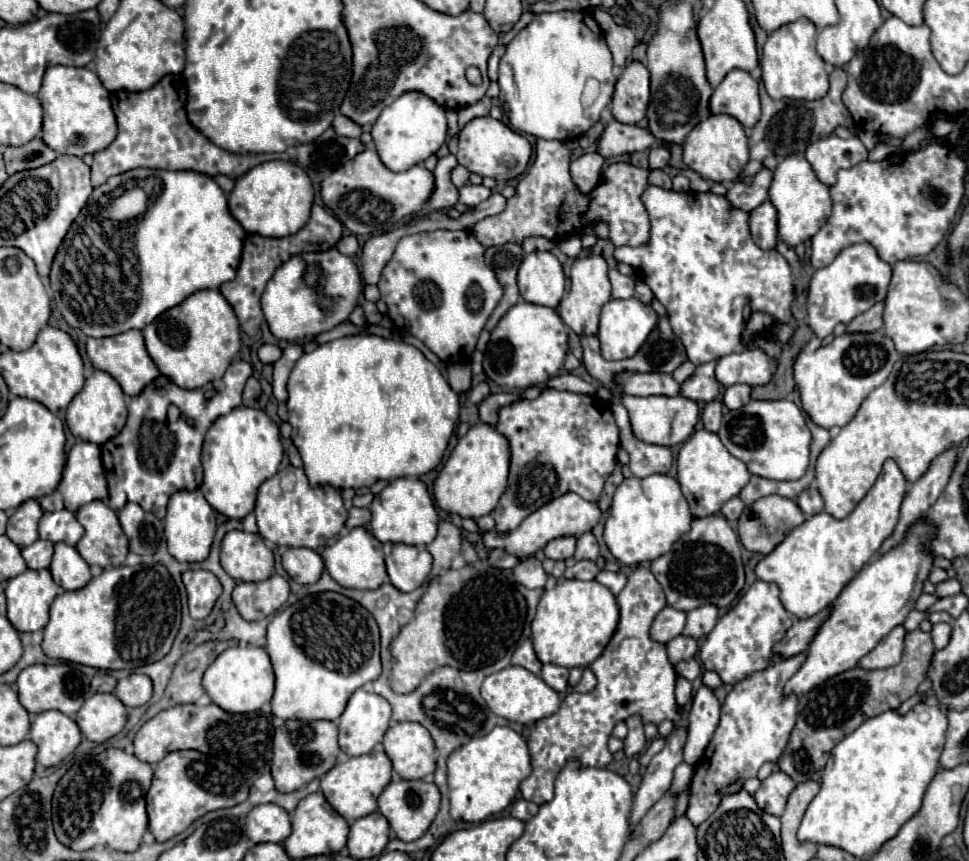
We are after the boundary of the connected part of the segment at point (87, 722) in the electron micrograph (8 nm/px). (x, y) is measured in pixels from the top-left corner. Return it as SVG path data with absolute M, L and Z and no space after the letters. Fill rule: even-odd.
M94 694L76 712L76 724L84 738L104 742L126 724L126 706L114 694Z

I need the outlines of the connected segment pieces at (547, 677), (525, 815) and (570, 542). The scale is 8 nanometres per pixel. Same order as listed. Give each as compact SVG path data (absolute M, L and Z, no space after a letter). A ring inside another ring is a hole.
M544 664L540 678L542 678L550 688L554 688L556 692L564 692L566 686L568 686L568 672L570 672L570 670L564 668L564 666Z
M518 798L514 804L512 804L512 816L522 820L522 822L528 822L532 816L536 816L538 812L538 804L530 802L530 800L524 800L524 798Z
M566 536L566 538L556 538L556 540L548 542L544 548L544 554L550 560L566 560L566 558L574 556L574 548L576 548L576 538Z

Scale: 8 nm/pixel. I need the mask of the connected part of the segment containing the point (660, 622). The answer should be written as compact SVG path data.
M666 606L654 620L652 624L652 638L658 642L668 642L672 638L676 638L678 634L682 634L686 626L686 612L676 610L672 606Z

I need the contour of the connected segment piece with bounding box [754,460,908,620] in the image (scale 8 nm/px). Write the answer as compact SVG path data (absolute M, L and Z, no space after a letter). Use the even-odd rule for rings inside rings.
M886 460L876 484L848 518L838 520L826 512L814 514L756 564L756 578L778 584L784 608L798 620L818 614L840 596L840 590L876 556L882 540L892 534L906 484L896 462Z

